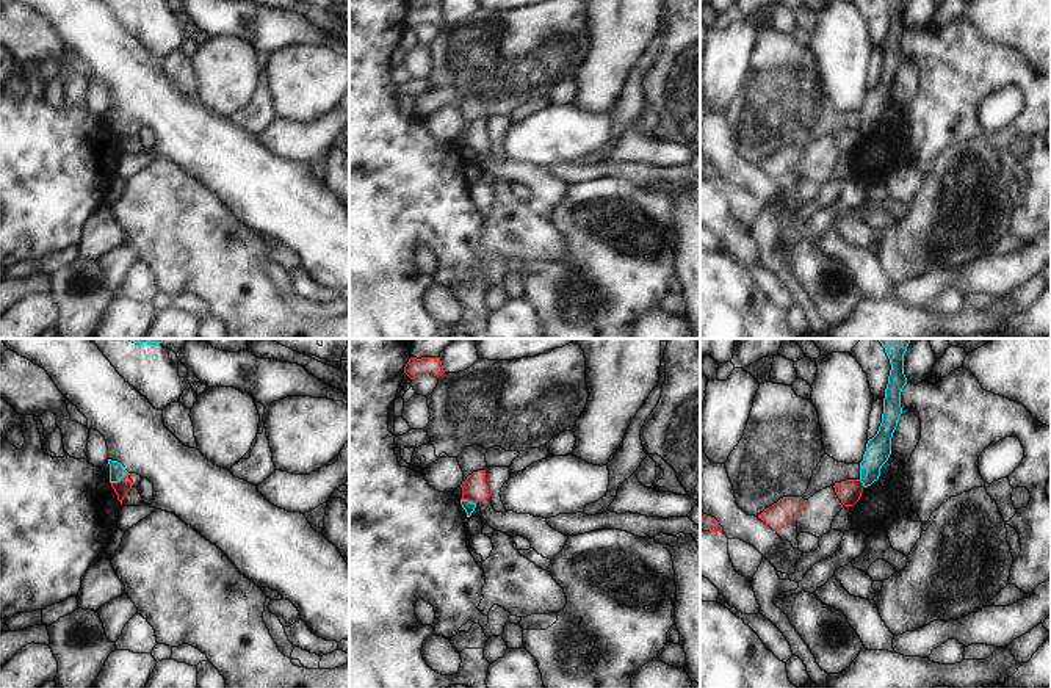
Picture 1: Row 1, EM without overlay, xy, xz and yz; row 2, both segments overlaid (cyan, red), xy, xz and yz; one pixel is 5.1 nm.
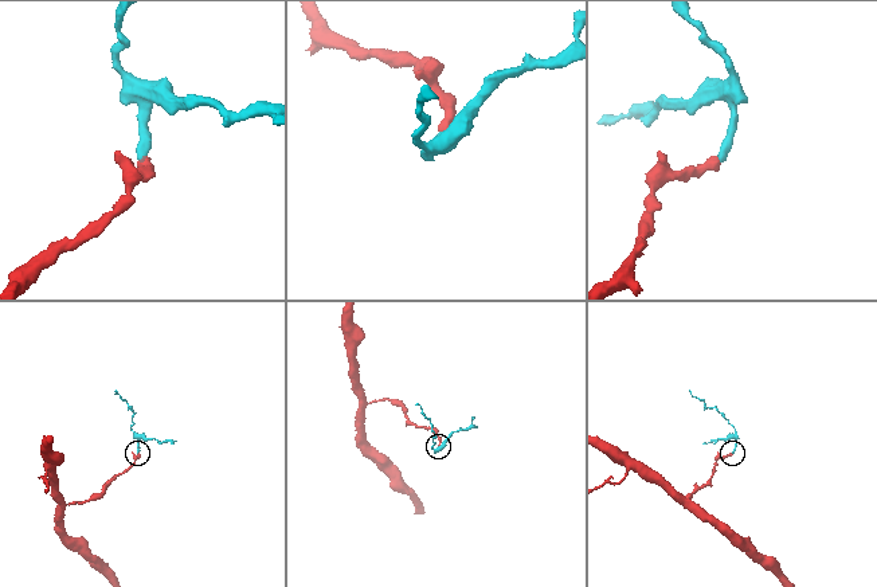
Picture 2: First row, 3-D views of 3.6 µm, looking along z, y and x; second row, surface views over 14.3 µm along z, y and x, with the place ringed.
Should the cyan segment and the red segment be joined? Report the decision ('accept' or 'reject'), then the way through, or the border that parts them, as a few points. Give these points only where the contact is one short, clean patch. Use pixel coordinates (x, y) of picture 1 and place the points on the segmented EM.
reject | along xy (127, 472), (111, 483)

